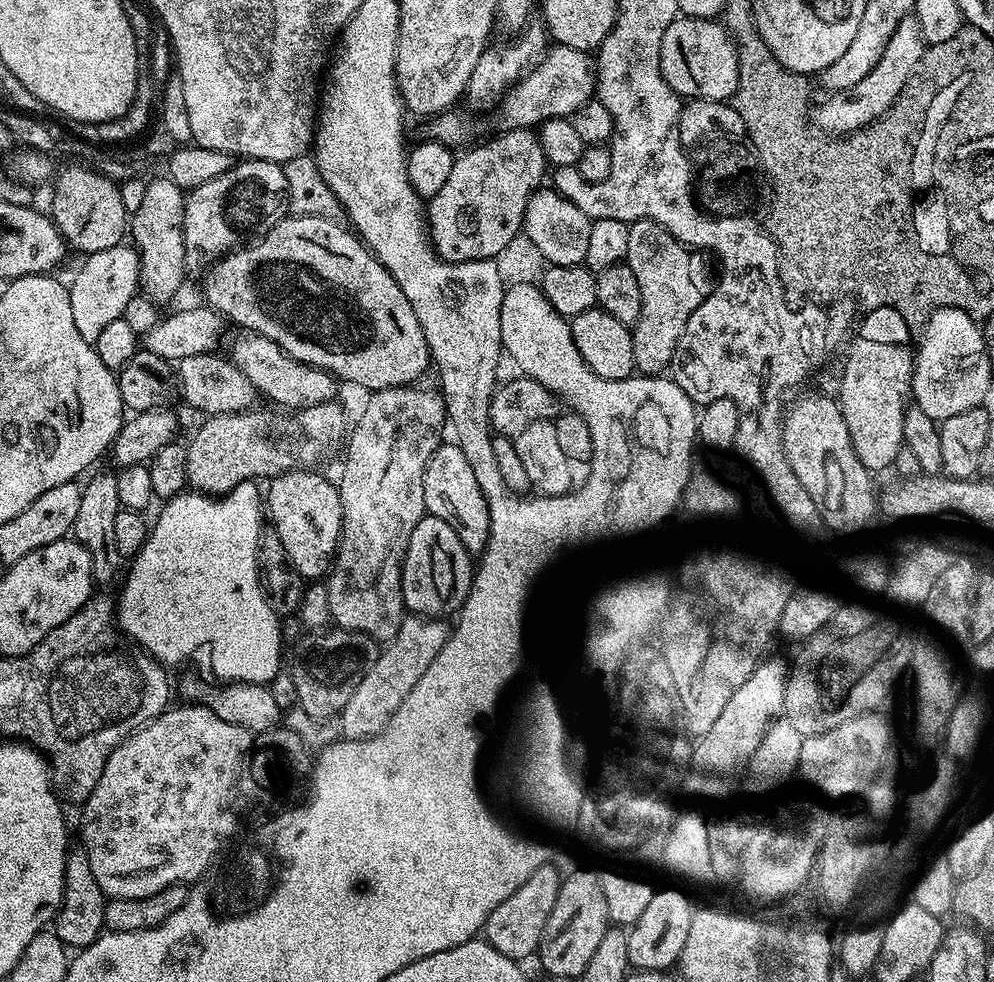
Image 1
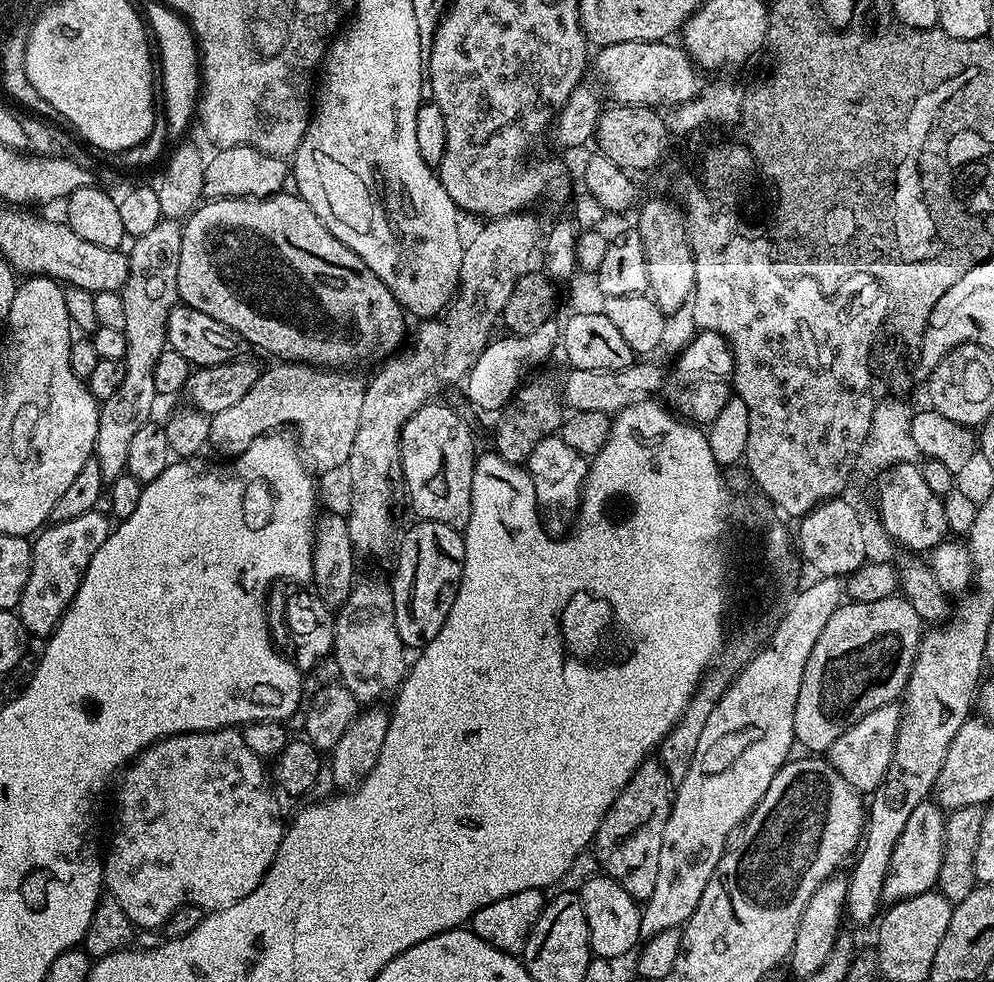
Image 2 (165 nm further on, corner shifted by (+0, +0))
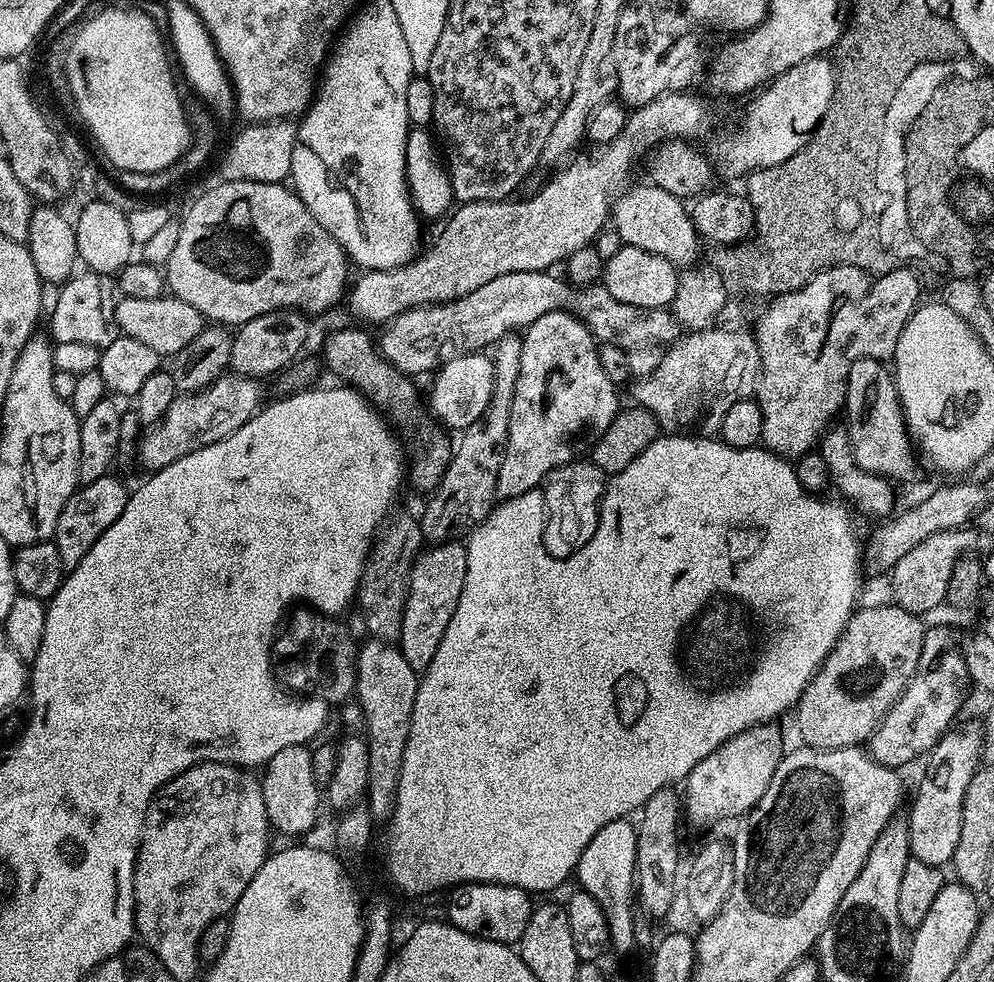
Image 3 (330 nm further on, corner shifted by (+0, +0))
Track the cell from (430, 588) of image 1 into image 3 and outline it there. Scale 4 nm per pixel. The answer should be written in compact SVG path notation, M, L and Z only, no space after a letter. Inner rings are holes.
M460 542L425 547L412 563L398 647L406 662L410 662L410 666L417 674L423 673L430 666L430 662L434 662L438 642L442 642L442 634L446 634L450 618L454 618L458 598L462 598L467 565L468 550Z

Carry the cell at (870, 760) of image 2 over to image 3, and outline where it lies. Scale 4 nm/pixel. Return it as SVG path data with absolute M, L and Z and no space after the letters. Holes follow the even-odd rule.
M925 627L924 645L916 672L910 678L910 682L904 687L904 693L894 702L894 706L881 718L880 723L872 732L872 736L866 741L867 751L879 764L885 764L888 768L903 769L903 764L911 760L927 757L932 747L947 734L948 729L953 727L956 715L960 712L960 703L964 695L970 689L968 670L964 661L964 653L958 643L958 636L948 628Z

